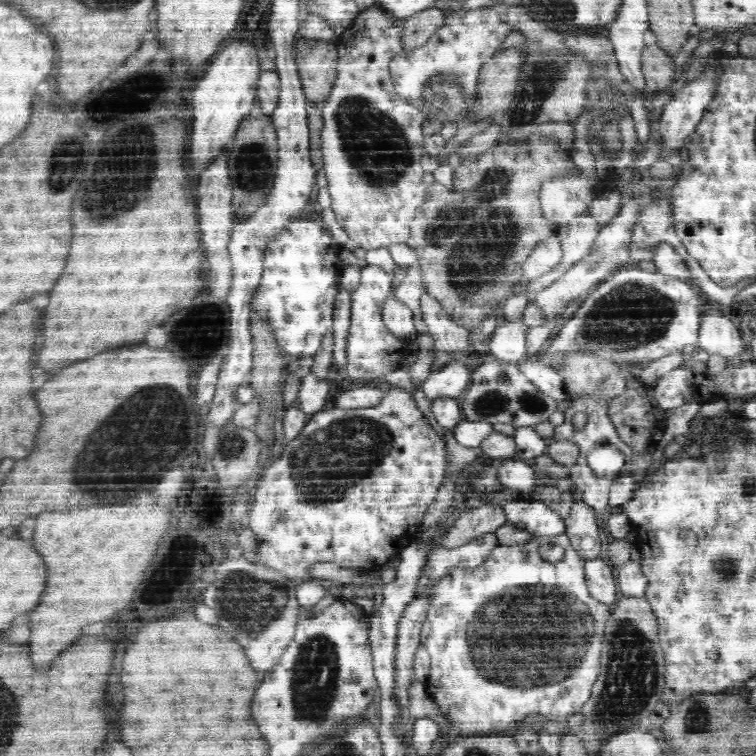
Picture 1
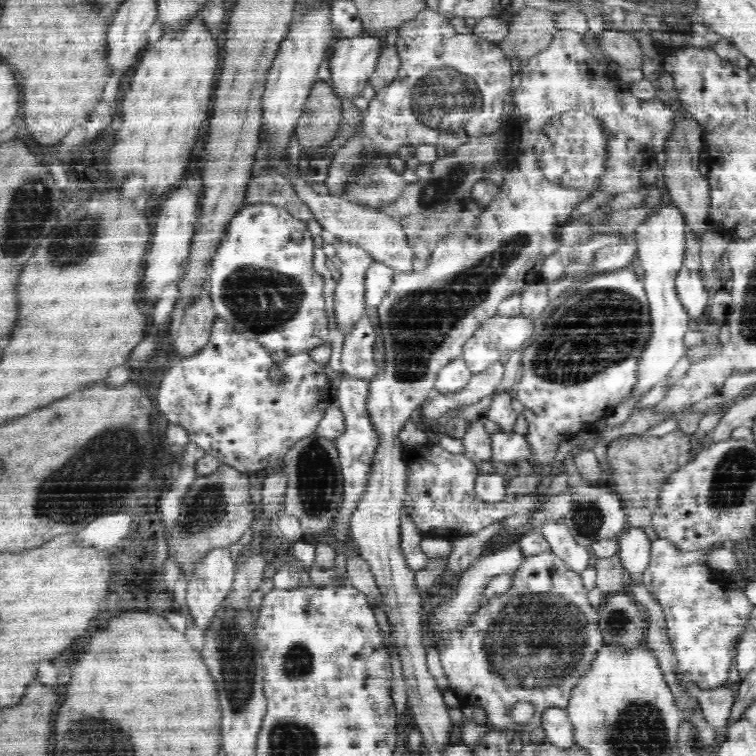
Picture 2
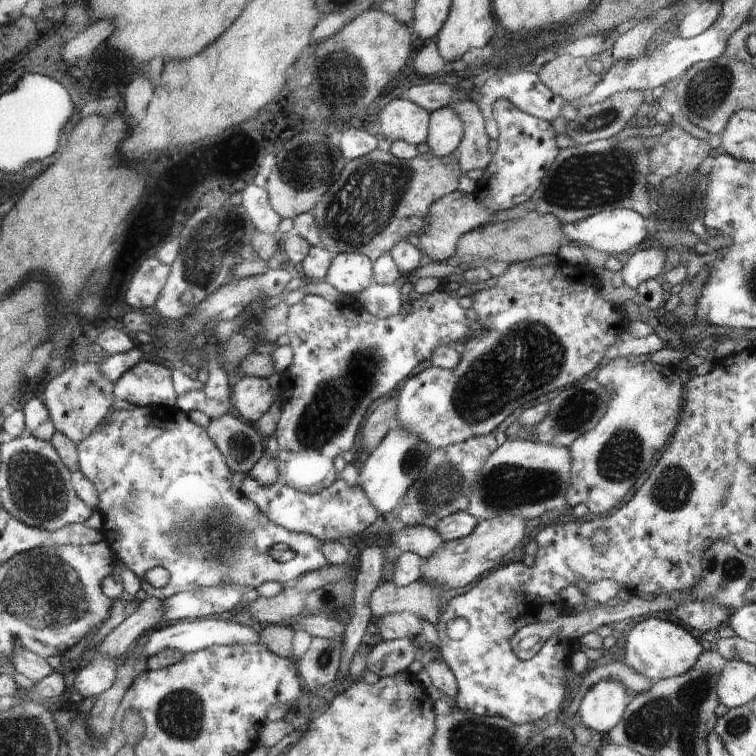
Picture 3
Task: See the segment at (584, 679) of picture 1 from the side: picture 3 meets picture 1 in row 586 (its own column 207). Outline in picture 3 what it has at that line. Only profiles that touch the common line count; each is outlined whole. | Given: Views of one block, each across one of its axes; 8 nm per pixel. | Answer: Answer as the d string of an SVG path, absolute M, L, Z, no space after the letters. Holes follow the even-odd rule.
M147 406L134 408L134 410L116 410L107 422L107 426L94 431L94 434L89 439L84 440L79 444L81 456L80 470L86 473L86 476L94 482L99 490L101 503L100 511L104 514L104 527L106 542L114 549L115 554L120 558L122 564L126 564L138 578L141 580L141 589L146 592L148 597L154 596L159 601L163 602L169 599L172 595L181 593L182 591L192 591L197 587L220 587L224 585L234 584L244 588L244 592L248 589L257 589L262 583L268 581L281 582L289 584L312 571L324 570L326 567L333 567L329 563L326 556L320 556L320 540L306 533L295 533L289 529L282 528L281 525L274 524L257 507L257 504L250 497L247 497L242 490L232 490L232 476L234 472L226 464L225 456L222 456L221 449L216 445L216 442L209 436L208 429L205 426L197 425L188 417L188 414L180 410L178 406L171 407ZM284 542L288 544L288 548L294 552L294 558L286 562L275 560L270 553L270 549L274 544ZM155 566L162 566L169 572L169 580L166 586L157 589L150 585L145 574Z

